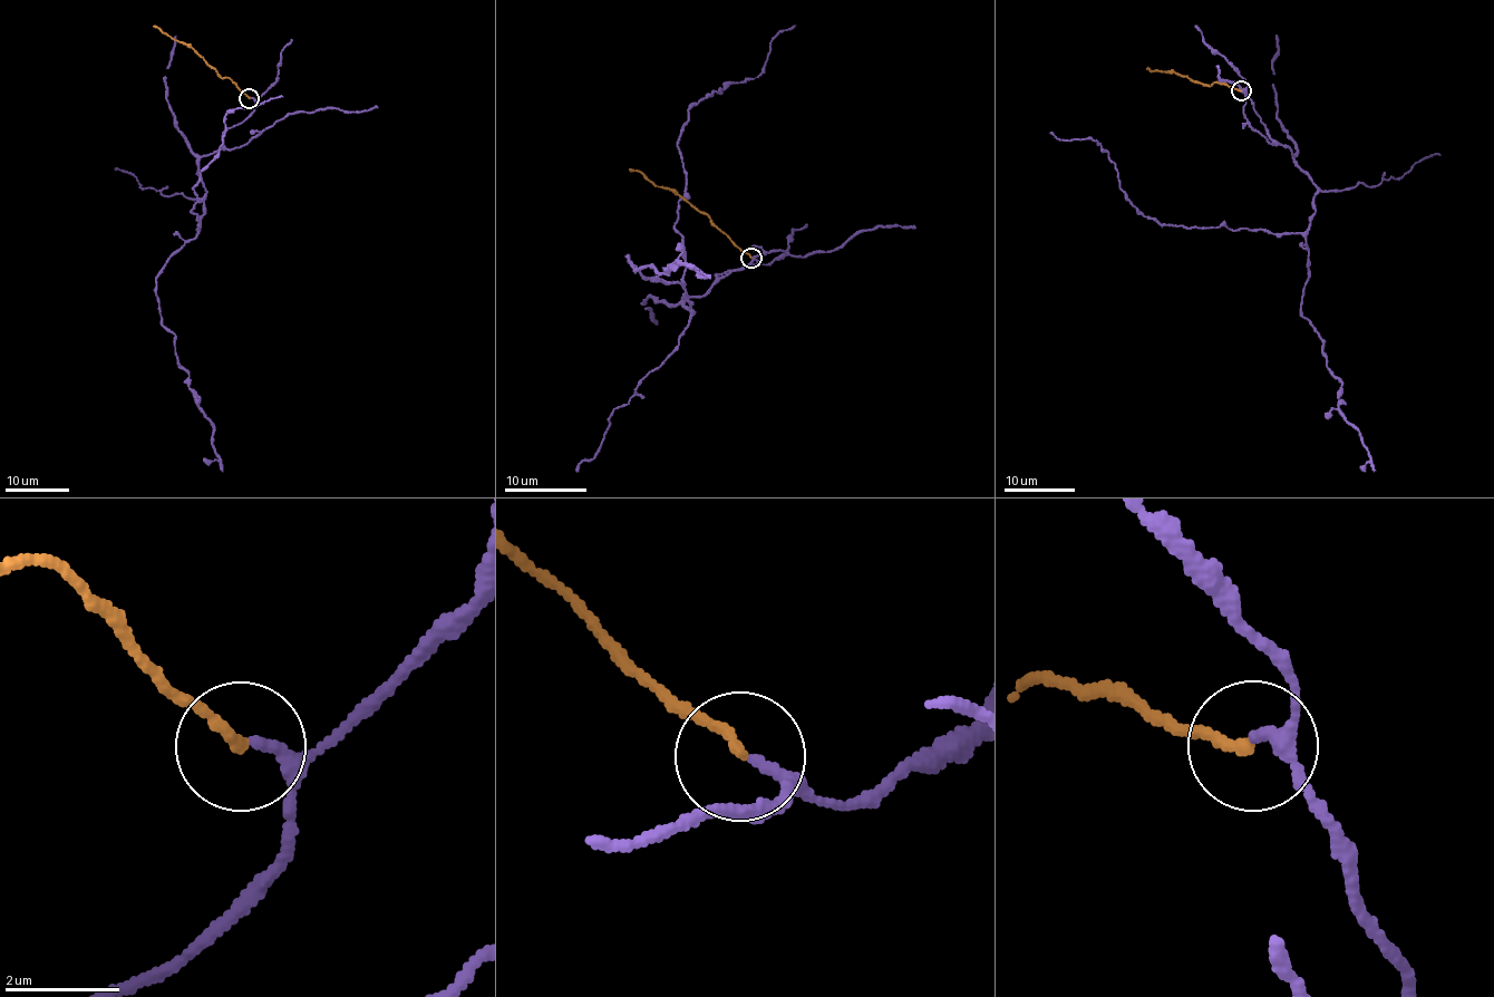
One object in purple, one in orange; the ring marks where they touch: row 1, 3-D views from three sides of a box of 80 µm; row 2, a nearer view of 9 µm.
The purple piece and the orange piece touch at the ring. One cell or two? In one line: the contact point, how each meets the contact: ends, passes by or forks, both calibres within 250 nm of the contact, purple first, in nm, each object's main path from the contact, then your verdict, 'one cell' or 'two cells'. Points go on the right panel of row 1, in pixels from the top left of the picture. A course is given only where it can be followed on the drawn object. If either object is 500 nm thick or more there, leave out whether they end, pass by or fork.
place (1241, 90); purple ends; orange ends; calibres 200 and 190 nm; course purple (1242, 89), (1316, 187), (1300, 233), (1163, 226), (1124, 193), (1097, 141), (1049, 133); course orange (1242, 90), (1215, 81), (1206, 86), (1172, 73), (1146, 68); one cell

